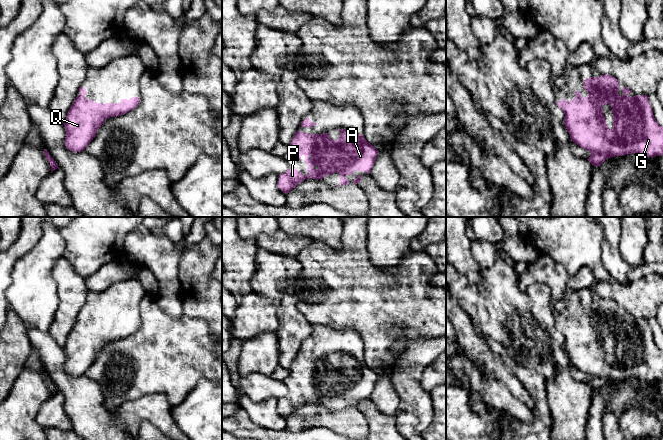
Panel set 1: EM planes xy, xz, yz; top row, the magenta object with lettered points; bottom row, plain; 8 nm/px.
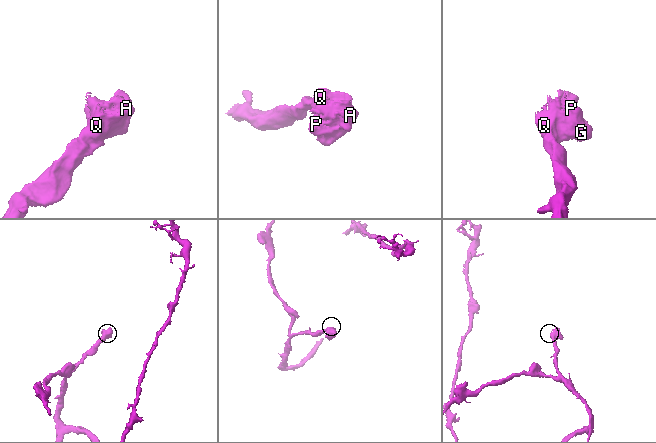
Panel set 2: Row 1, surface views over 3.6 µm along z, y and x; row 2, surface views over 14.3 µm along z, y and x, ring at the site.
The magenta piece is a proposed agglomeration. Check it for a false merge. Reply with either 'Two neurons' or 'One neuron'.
One neuron

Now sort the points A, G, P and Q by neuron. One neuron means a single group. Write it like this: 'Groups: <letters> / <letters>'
Groups: A G P Q

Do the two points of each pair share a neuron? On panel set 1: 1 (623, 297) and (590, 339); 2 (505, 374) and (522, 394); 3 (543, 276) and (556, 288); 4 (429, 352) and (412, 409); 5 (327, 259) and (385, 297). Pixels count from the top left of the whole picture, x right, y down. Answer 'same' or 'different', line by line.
1: different
2: same
3: same
4: same
5: same

